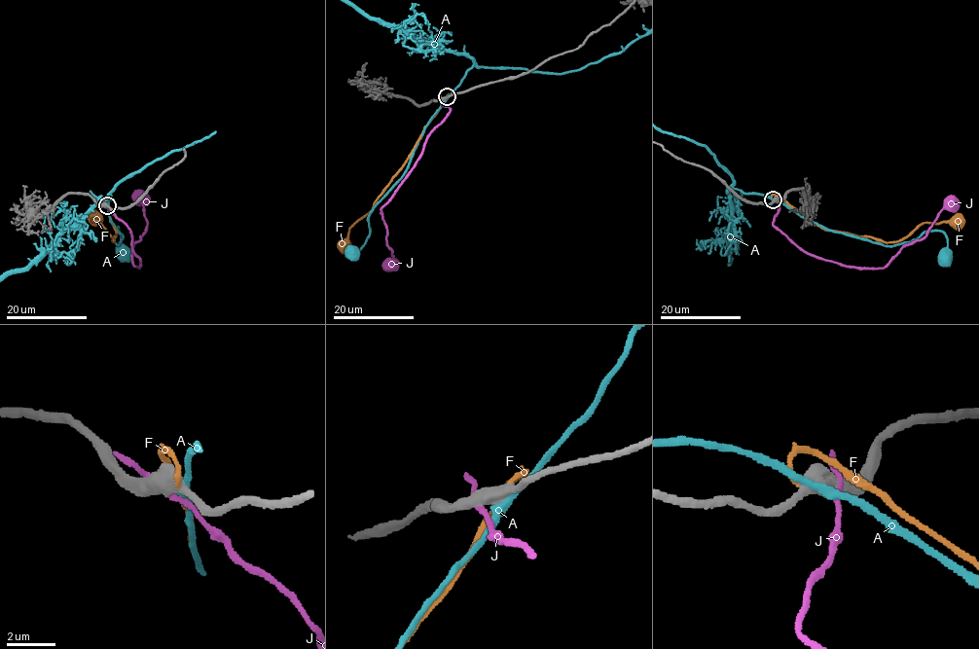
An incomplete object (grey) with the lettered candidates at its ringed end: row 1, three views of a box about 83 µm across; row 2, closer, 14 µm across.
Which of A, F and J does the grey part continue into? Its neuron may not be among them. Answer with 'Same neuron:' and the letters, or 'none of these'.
Same neuron: F

